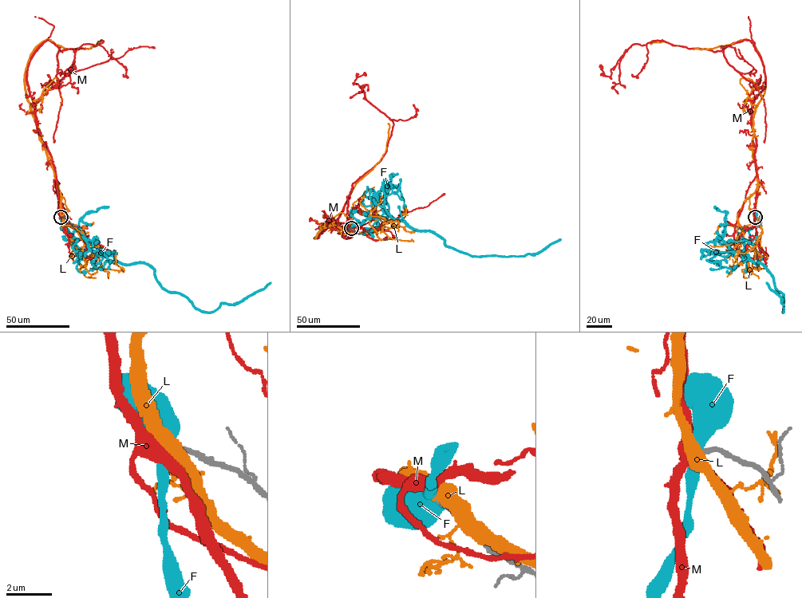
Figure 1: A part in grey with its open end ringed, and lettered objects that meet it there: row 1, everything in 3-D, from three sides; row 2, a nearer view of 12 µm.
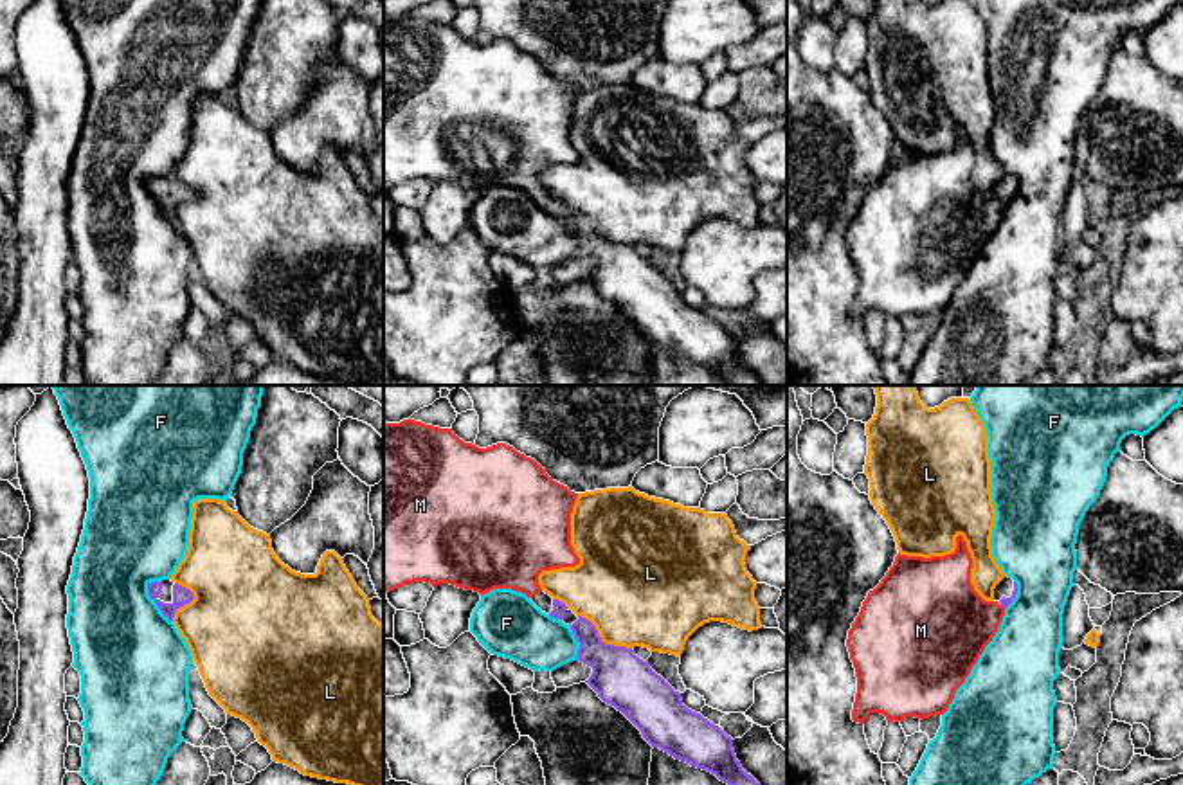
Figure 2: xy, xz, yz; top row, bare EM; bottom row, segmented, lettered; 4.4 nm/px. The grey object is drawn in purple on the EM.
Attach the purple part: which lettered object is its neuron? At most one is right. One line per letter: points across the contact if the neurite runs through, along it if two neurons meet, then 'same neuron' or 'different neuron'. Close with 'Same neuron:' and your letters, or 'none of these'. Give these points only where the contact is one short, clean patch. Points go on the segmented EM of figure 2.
F: border along xy (148, 582), (148, 596), (171, 622); different neuron
L: different neuron
M: runs through yz (1005, 602), (1003, 605), (976, 622), (951, 623); same neuron
Same neuron: M

